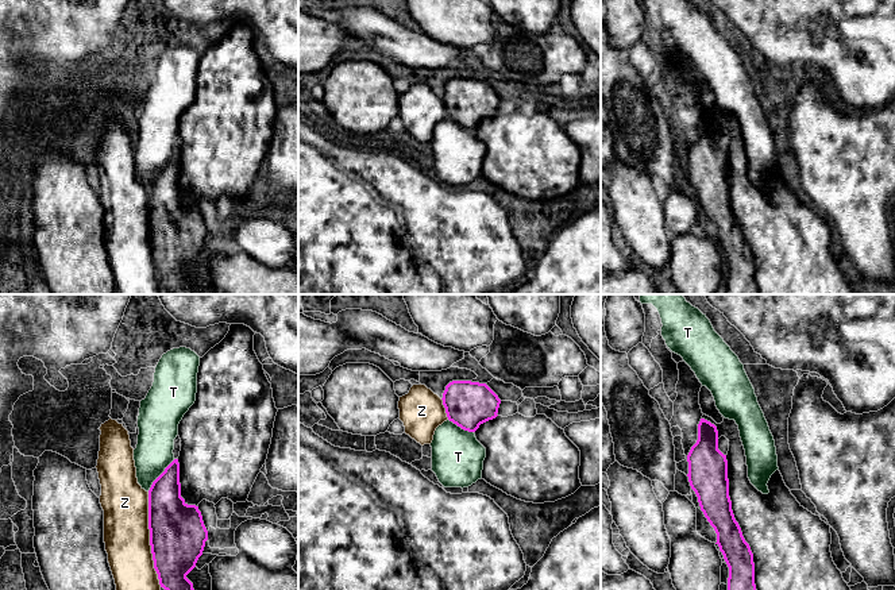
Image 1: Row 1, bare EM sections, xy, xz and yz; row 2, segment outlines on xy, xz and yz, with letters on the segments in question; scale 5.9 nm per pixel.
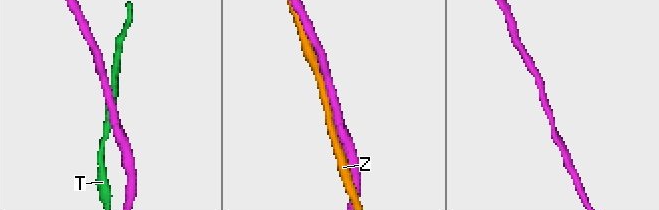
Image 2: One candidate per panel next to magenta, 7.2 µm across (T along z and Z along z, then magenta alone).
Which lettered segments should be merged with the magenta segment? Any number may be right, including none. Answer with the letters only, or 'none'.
none

